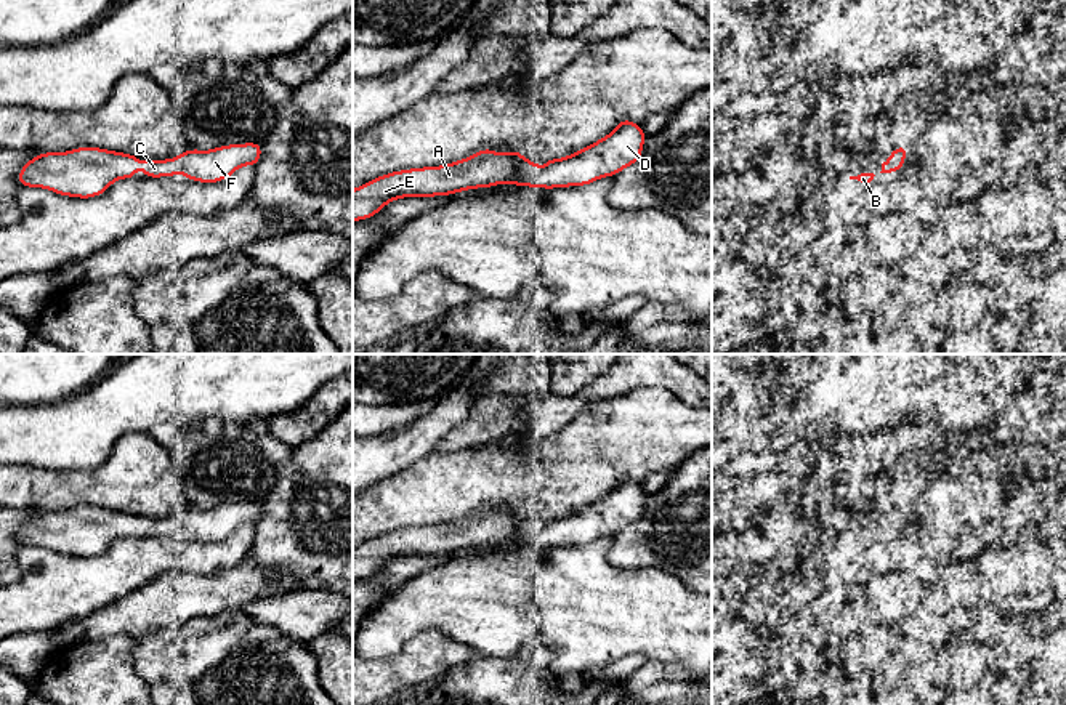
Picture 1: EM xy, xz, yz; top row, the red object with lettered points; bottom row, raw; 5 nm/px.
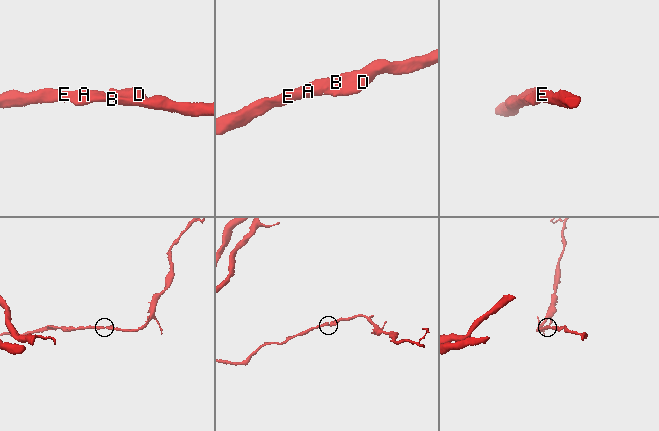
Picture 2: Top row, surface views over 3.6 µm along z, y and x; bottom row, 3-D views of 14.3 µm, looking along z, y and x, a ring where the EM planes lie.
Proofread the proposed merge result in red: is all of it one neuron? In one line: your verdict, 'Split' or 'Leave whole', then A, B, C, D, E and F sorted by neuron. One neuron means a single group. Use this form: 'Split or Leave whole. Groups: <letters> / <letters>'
Leave whole. Groups: A B C D E F

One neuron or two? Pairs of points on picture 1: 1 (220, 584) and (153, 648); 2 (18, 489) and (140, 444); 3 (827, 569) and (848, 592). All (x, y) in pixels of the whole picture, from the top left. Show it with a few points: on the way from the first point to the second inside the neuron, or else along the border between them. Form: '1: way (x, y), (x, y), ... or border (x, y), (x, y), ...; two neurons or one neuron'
1: border (214, 616), (153, 627), (140, 635); two neurons
2: way (48, 491), (96, 487), (109, 475); one neuron
3: border (858, 579), (837, 585); two neurons

